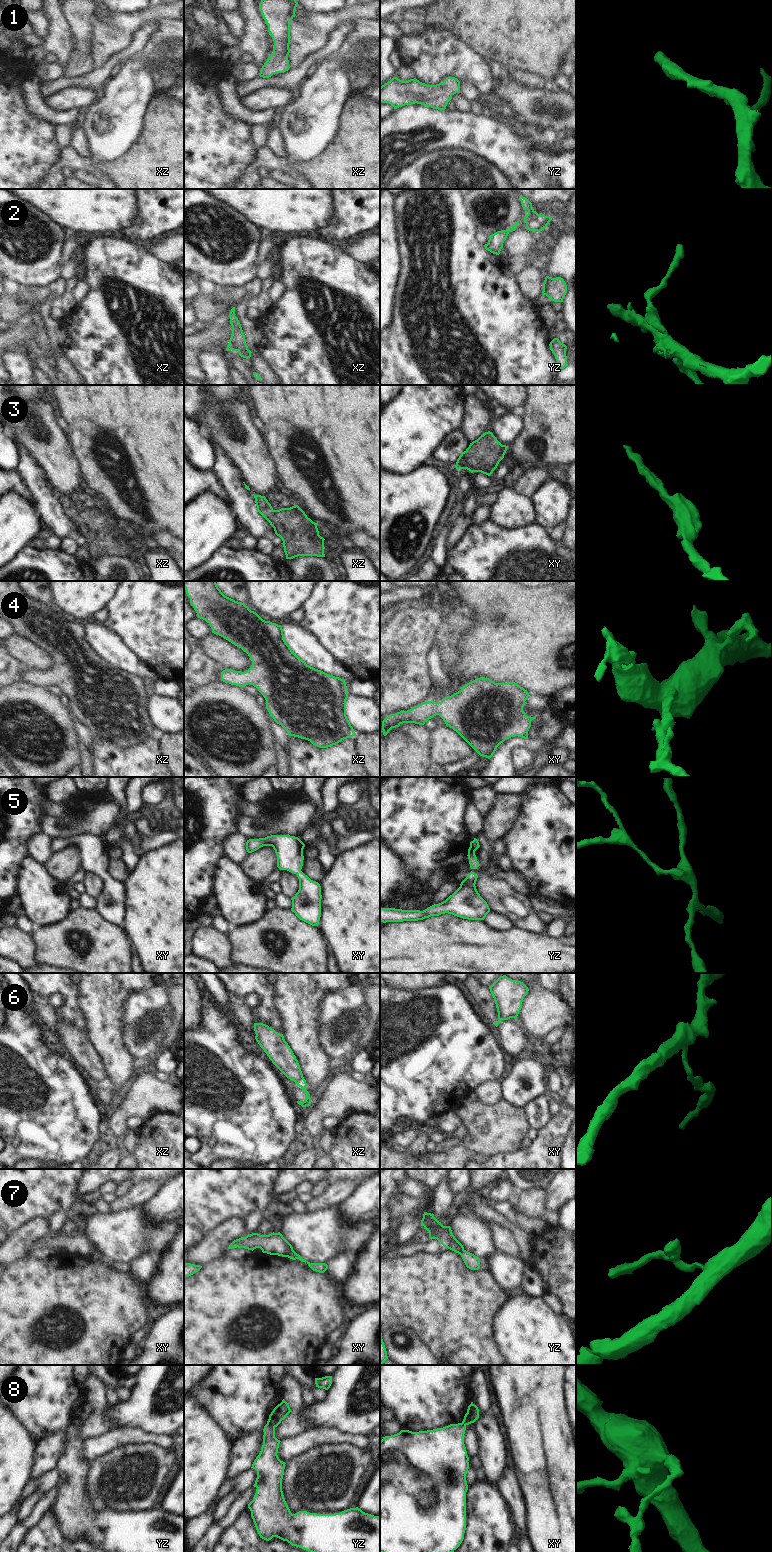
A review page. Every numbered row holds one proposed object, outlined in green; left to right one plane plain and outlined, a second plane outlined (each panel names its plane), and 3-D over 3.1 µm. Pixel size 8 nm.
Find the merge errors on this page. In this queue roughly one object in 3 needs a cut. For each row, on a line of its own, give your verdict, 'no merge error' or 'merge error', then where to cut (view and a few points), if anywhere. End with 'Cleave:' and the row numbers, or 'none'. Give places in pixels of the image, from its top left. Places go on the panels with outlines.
1: no merge error | no cut
2: no merge error | no cut
3: no merge error | no cut
4: no merge error | no cut
5: no merge error | no cut
6: merge error | xz (302, 1088), (305, 1089)
7: merge error | xy (293, 1250), (285, 1256)
8: merge error | yz (267, 1423), (274, 1427)
Cleave: 6, 7, 8

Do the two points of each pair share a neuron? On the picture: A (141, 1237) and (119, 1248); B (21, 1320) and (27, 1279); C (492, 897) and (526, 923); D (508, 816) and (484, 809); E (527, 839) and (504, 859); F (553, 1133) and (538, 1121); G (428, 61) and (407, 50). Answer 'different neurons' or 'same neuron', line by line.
A: same neuron
B: same neuron
C: same neuron
D: different neurons
E: different neurons
F: different neurons
G: same neuron

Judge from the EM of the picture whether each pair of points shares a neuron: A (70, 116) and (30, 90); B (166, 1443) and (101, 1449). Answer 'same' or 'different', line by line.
A: same
B: same

